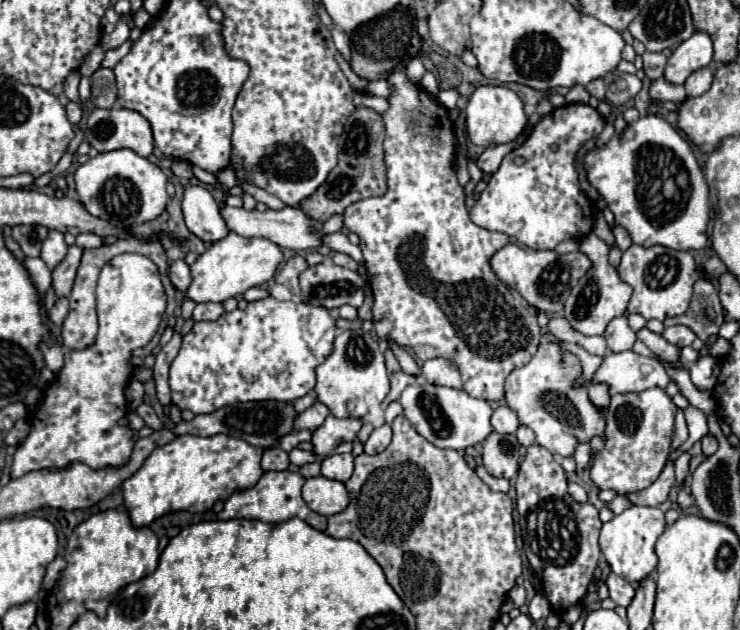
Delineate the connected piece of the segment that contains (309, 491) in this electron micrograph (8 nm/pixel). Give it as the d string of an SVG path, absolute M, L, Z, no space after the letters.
M324 476L308 478L302 486L304 502L322 516L332 516L348 506L348 490L342 482Z

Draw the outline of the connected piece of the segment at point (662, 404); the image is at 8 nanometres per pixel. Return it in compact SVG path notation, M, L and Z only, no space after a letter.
M648 388L644 392L628 392L628 394L614 394L608 414L606 414L606 440L604 440L604 450L594 454L594 460L590 464L590 476L596 482L598 488L608 488L618 494L626 492L638 492L648 488L658 474L662 472L668 454L670 454L670 442L672 442L672 432L674 432L674 416L676 416L676 404L672 398L662 390L662 388Z

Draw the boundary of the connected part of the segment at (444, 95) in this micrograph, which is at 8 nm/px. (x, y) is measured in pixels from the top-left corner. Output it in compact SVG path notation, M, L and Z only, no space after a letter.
M450 89L448 92L440 91L437 95L437 99L443 107L450 110L456 107L459 94L455 89Z

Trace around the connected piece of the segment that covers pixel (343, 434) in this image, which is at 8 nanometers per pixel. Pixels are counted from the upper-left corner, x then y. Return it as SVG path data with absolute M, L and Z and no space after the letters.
M326 416L324 424L312 432L312 454L316 454L318 458L330 456L338 444L354 442L360 428L362 420Z

